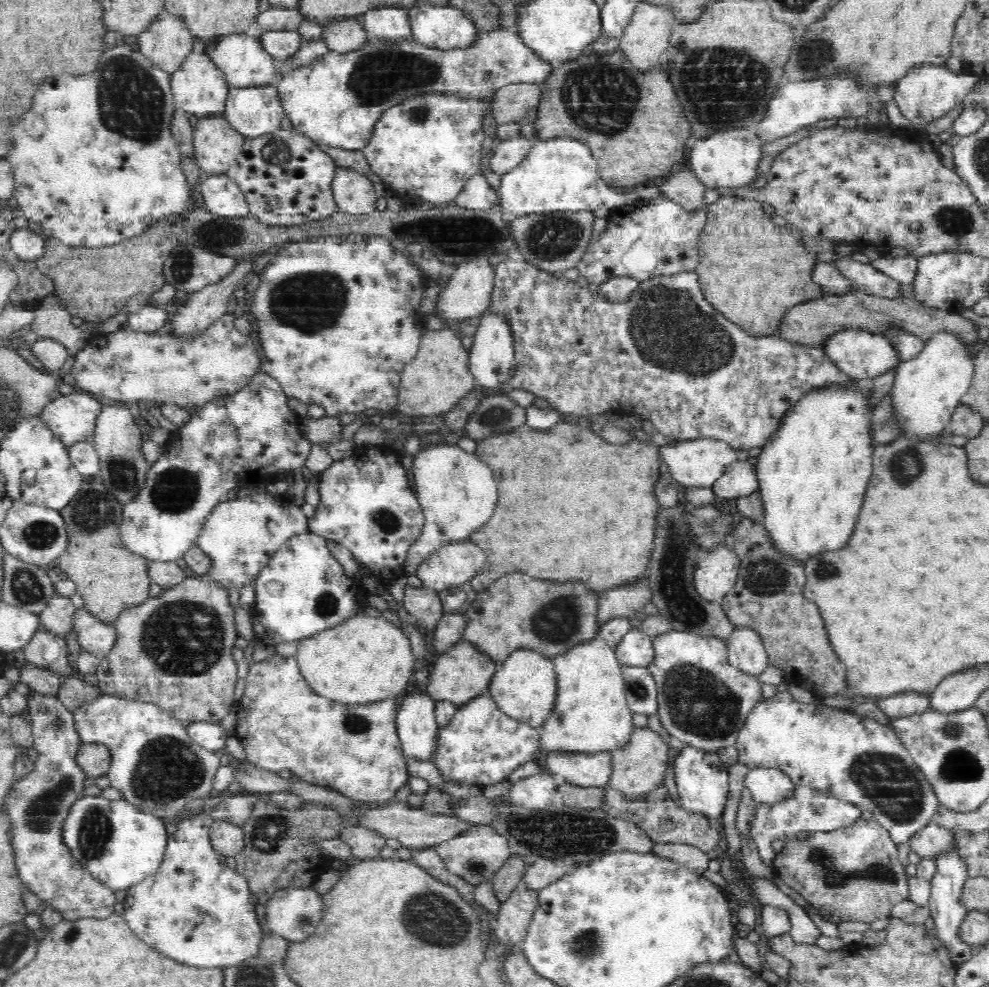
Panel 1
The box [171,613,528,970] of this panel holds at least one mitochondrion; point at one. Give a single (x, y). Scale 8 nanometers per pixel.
(430, 914)

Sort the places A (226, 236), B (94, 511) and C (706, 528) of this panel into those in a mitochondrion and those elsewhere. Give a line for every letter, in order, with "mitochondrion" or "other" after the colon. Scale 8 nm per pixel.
A: mitochondrion
B: mitochondrion
C: mitochondrion

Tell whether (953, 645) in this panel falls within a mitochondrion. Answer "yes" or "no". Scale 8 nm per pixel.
no

